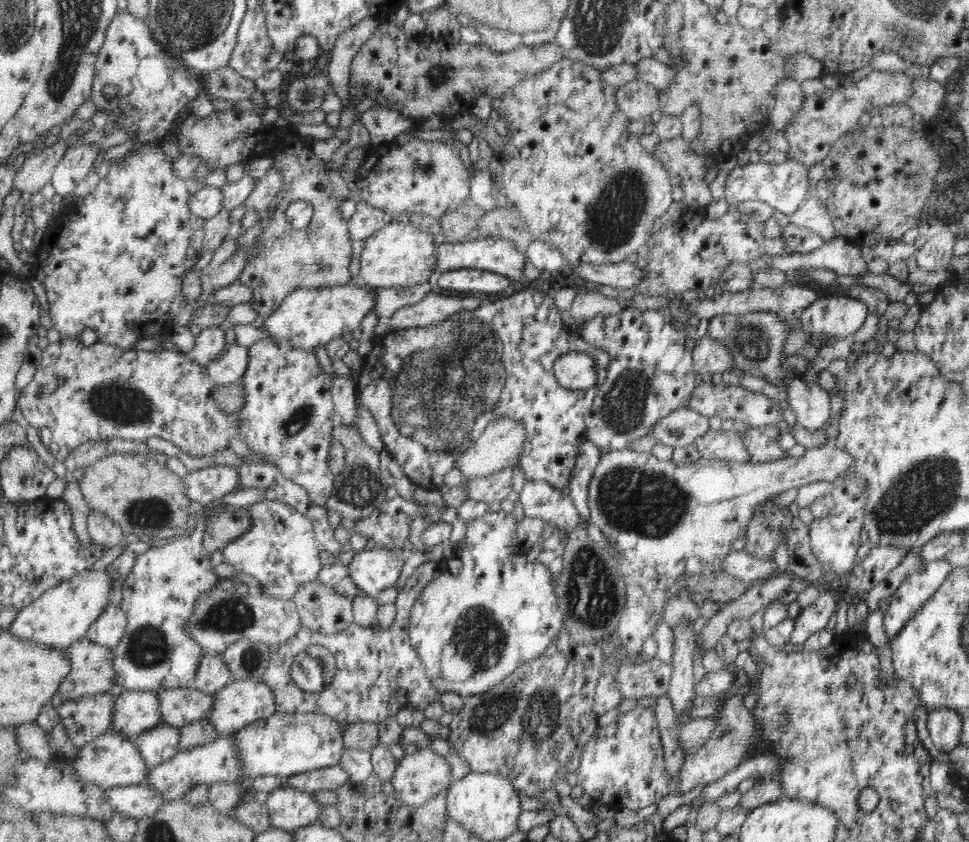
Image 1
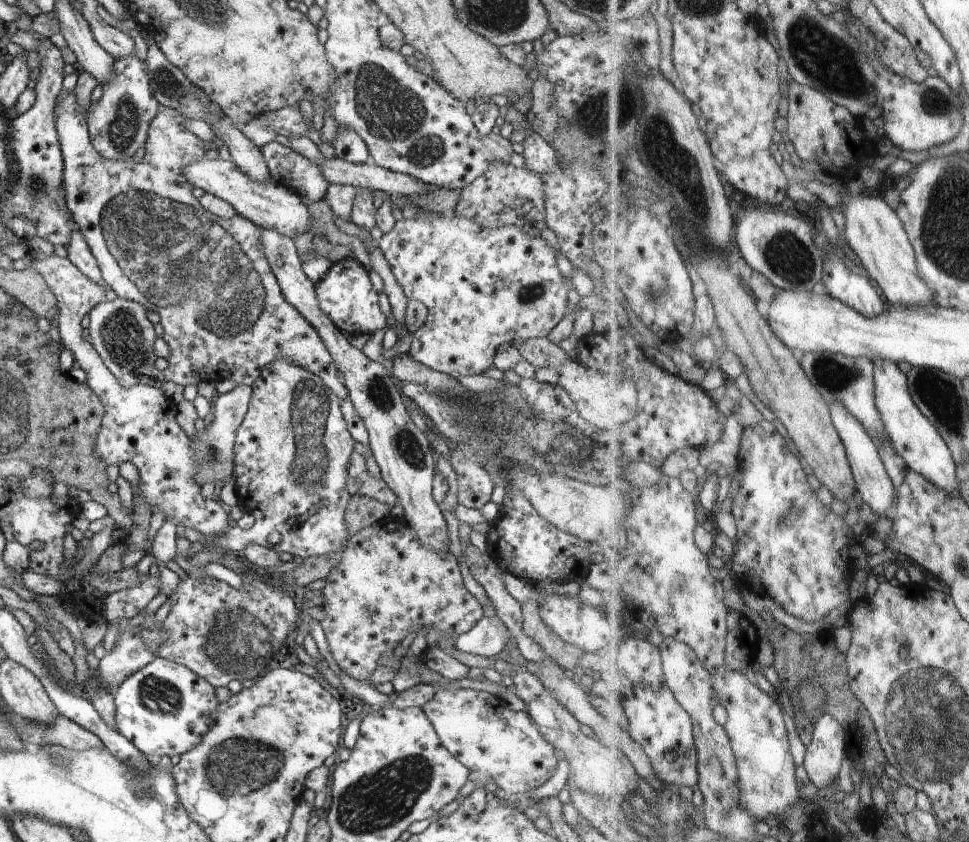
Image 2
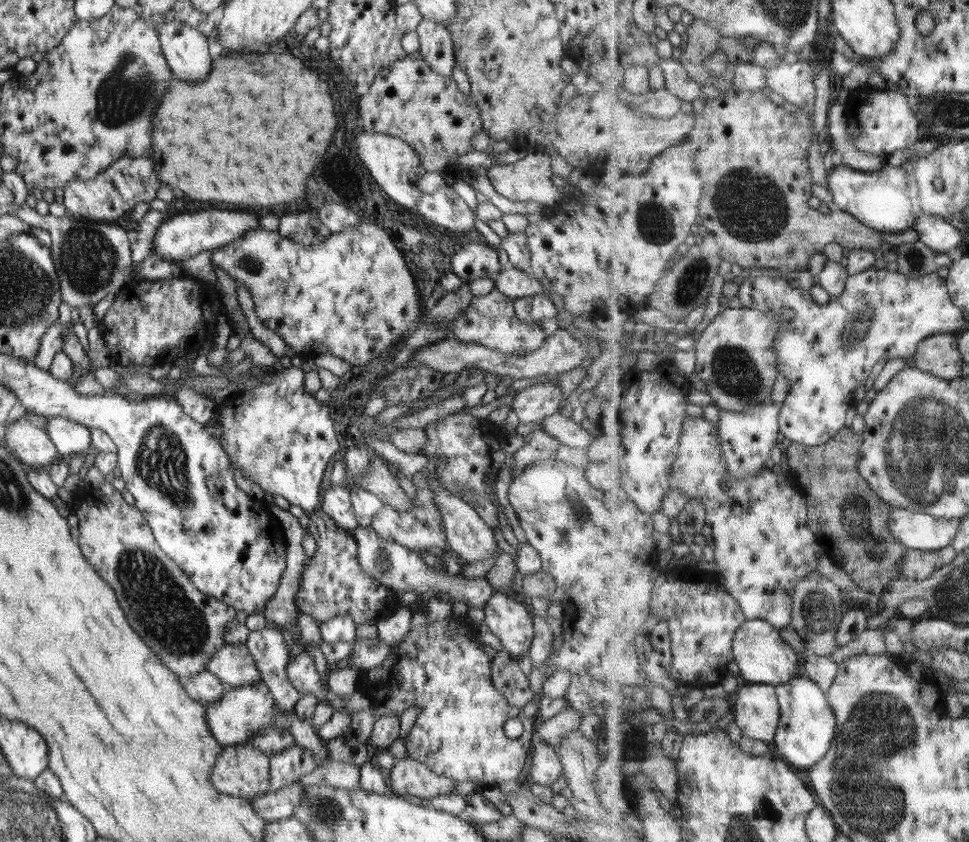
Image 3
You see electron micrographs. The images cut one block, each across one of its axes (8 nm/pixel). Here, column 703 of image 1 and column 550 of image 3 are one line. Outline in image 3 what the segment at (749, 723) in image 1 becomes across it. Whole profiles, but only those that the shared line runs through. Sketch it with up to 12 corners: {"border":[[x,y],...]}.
{"border":[[532,733],[530,778],[551,786],[562,776],[557,746]]}

